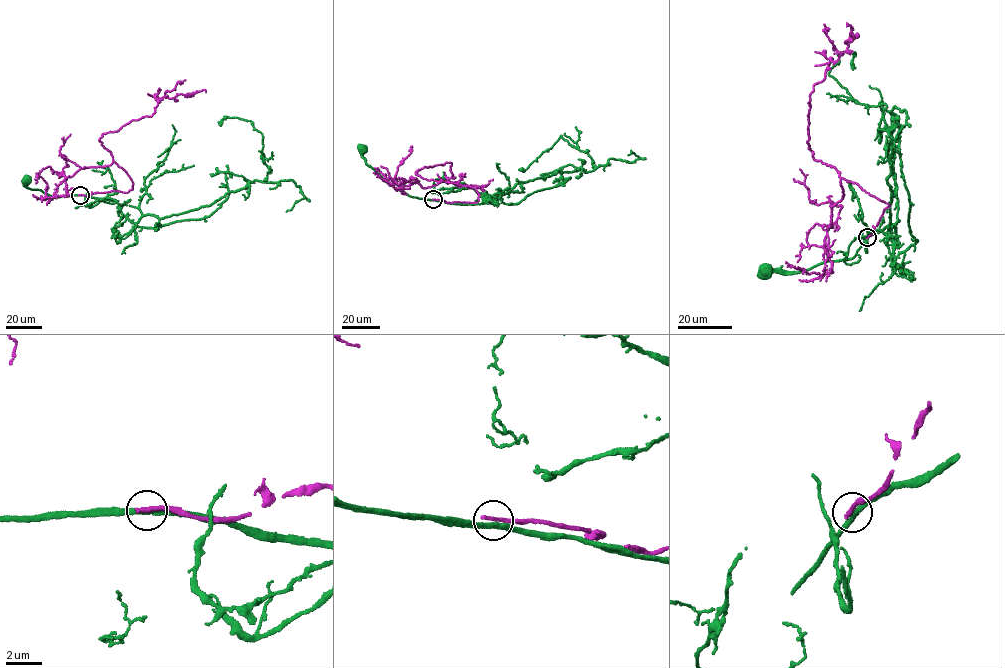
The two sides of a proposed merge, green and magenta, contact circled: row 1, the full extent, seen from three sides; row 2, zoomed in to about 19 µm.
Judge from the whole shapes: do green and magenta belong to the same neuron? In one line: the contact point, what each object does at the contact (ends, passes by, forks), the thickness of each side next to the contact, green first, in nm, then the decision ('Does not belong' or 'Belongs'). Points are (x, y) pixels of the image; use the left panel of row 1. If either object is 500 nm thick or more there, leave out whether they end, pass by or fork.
Place: (80, 195). At the ring green passes by. At the ring magenta ends. Thickness 300 nm (green) against 280 nm. Does not belong

